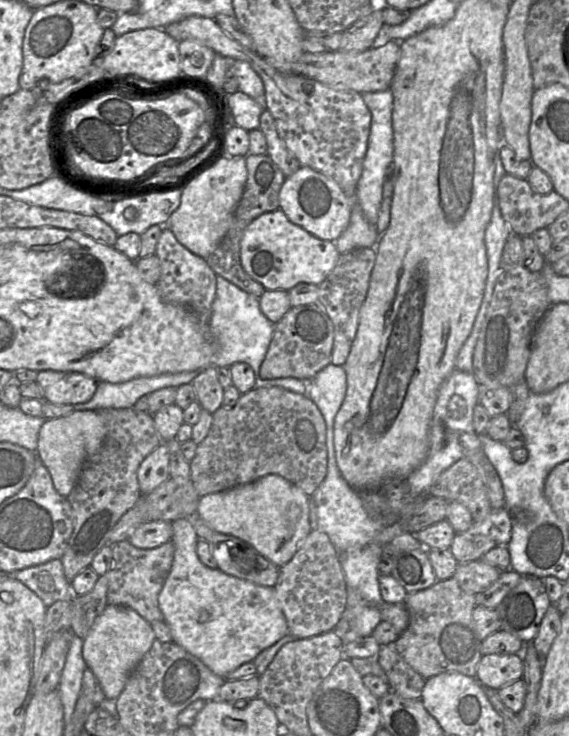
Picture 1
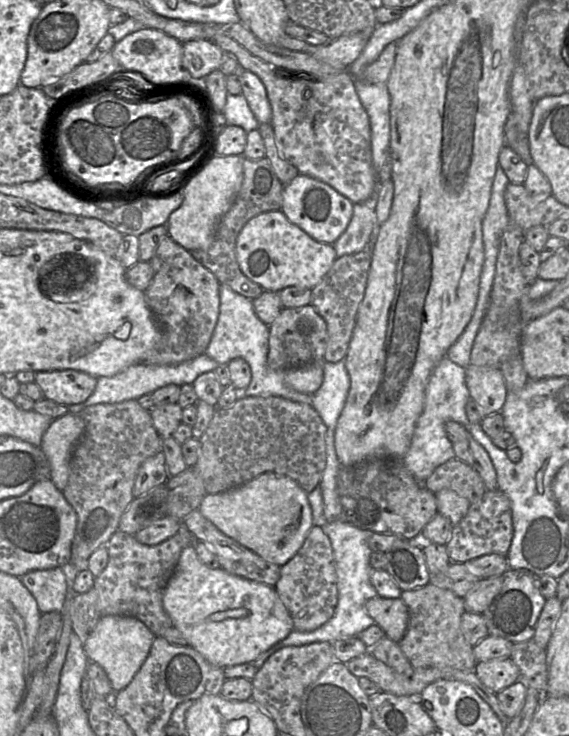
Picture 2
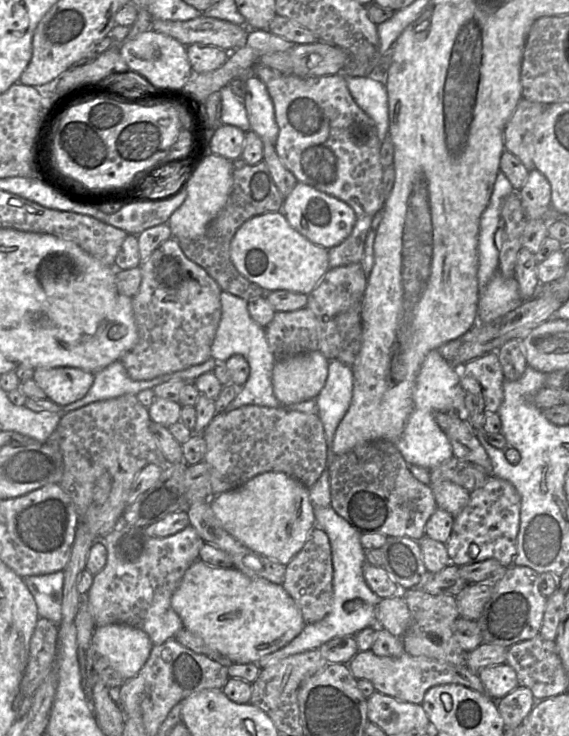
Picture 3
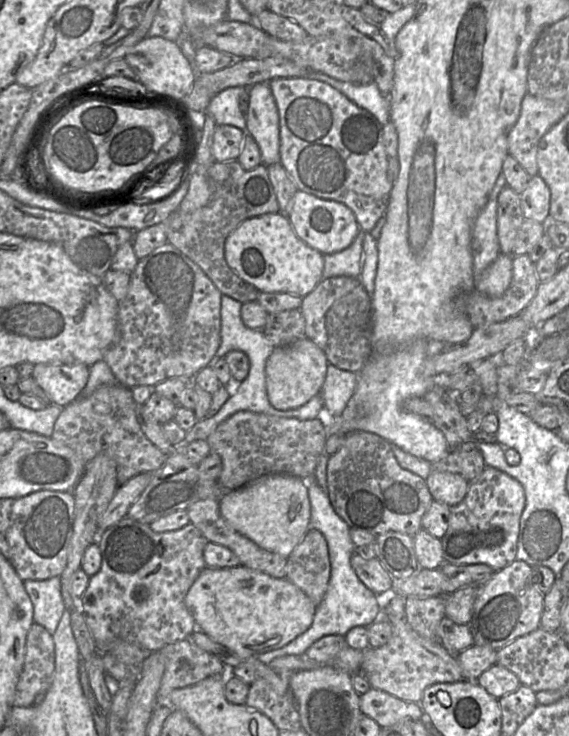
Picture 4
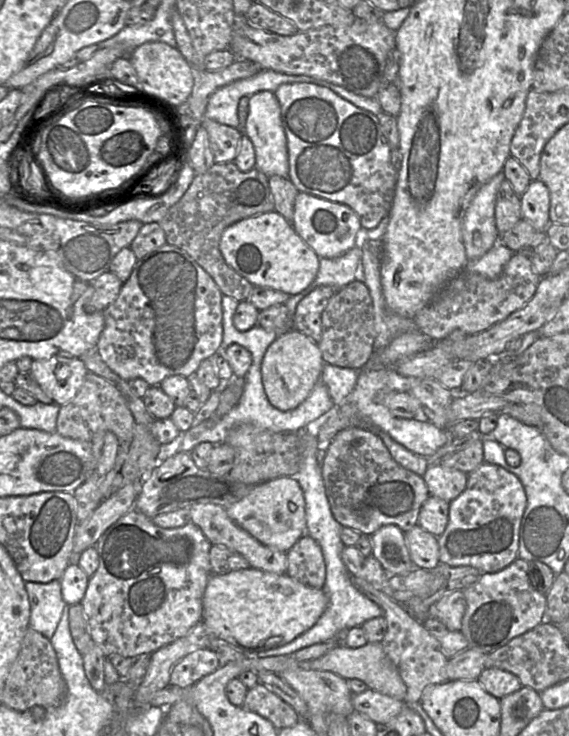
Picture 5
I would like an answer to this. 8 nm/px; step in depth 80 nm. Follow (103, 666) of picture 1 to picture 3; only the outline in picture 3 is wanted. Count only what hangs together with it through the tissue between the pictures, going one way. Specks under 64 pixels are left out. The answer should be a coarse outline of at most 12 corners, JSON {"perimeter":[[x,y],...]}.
{"perimeter":[[124,624],[96,627],[96,655],[123,680],[139,672],[153,646]]}

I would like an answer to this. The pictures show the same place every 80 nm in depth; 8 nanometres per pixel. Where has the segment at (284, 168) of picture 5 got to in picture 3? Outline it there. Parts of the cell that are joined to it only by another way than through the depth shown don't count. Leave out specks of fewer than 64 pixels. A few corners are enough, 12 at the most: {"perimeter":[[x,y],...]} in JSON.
{"perimeter":[[255,75],[244,83],[251,131],[275,144],[279,128],[266,85]]}

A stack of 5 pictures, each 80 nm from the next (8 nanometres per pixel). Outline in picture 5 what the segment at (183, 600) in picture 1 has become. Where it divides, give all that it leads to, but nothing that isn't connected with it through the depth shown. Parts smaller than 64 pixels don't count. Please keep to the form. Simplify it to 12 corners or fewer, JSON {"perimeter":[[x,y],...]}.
{"perimeter":[[256,568],[212,574],[202,620],[249,653],[309,630],[323,589]]}

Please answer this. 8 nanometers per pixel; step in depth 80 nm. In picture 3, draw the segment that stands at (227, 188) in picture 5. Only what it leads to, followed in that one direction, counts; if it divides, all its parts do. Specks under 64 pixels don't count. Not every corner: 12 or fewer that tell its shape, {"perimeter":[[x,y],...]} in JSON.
{"perimeter":[[264,160],[233,162],[224,208],[183,253],[246,301],[263,296],[230,258],[250,218],[282,211],[284,198]]}

